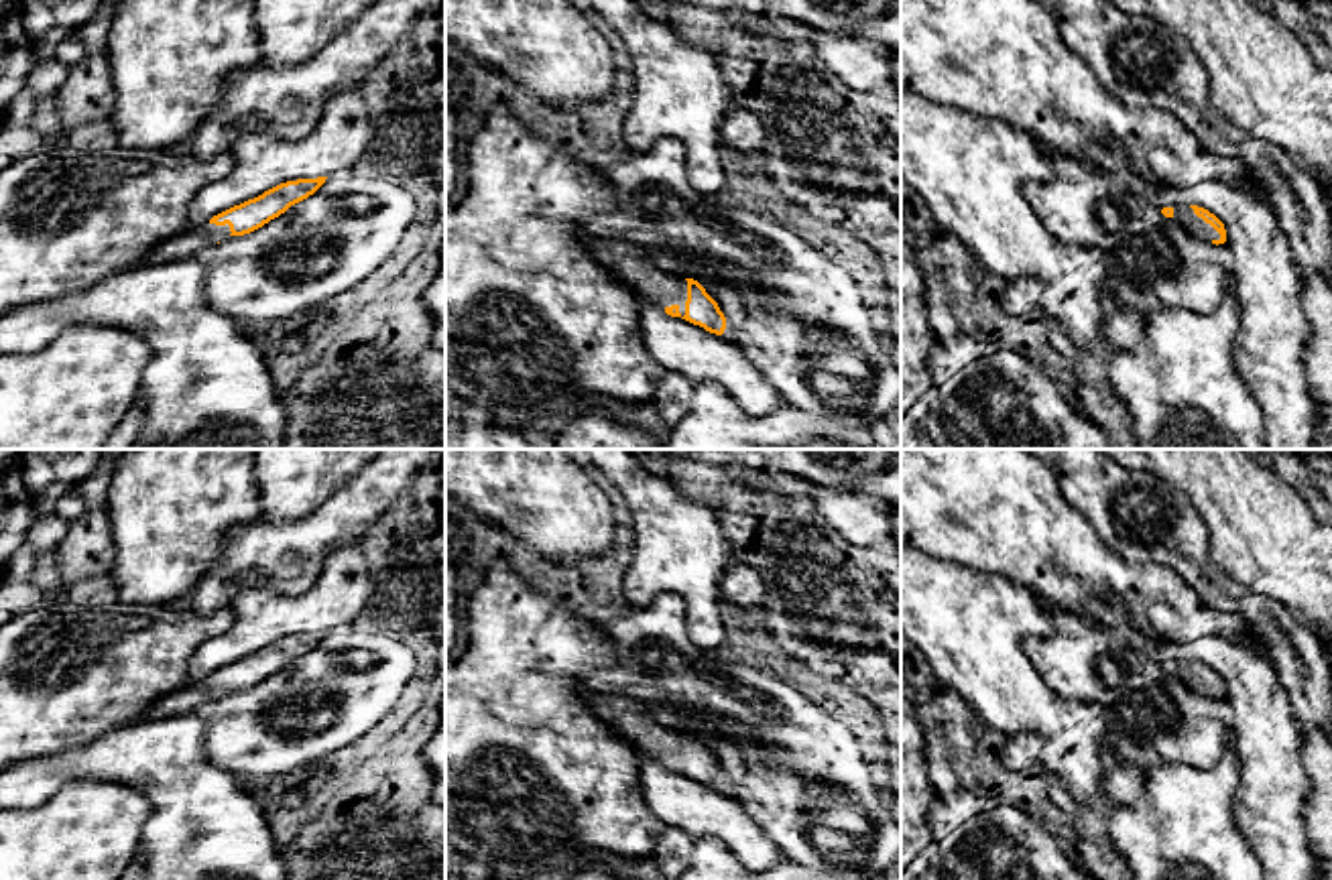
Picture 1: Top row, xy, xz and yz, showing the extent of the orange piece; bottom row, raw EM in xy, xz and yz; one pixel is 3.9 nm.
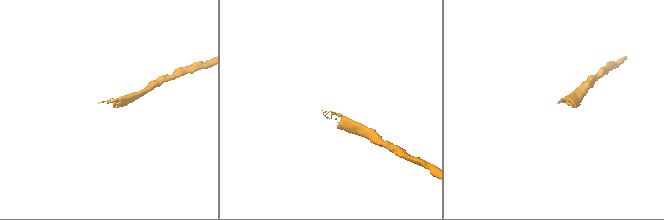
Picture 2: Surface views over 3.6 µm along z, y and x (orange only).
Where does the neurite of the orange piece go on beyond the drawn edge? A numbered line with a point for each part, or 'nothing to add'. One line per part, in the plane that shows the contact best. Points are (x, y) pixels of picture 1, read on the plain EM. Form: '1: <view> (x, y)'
1: xz (653, 740)

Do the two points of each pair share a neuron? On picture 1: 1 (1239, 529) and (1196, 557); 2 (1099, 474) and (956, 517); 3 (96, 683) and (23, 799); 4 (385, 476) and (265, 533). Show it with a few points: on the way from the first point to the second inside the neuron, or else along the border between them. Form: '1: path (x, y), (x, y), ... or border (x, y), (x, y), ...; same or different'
1: border (1192, 505), (1206, 529), (1211, 559), (1239, 586); different
2: border (1052, 470), (1062, 496), (1091, 523); different
3: border (96, 738), (21, 763); different
4: path (354, 507), (316, 535), (295, 535); same

